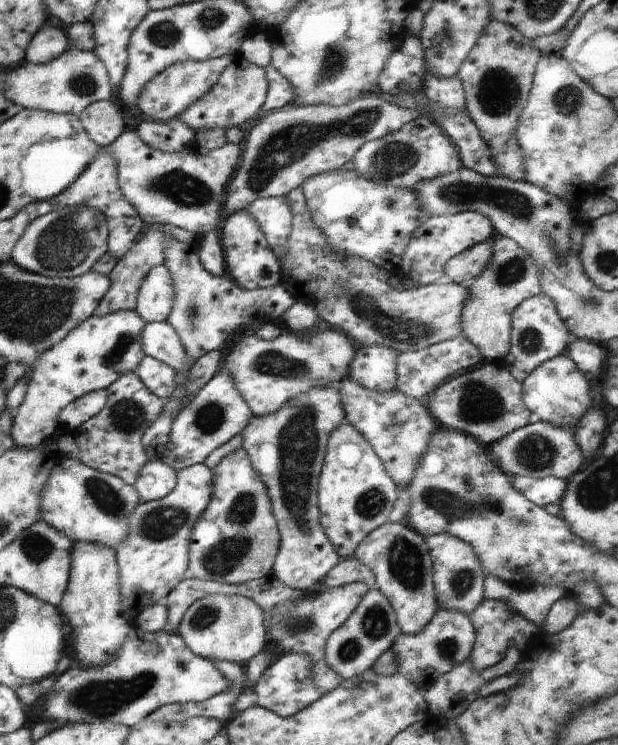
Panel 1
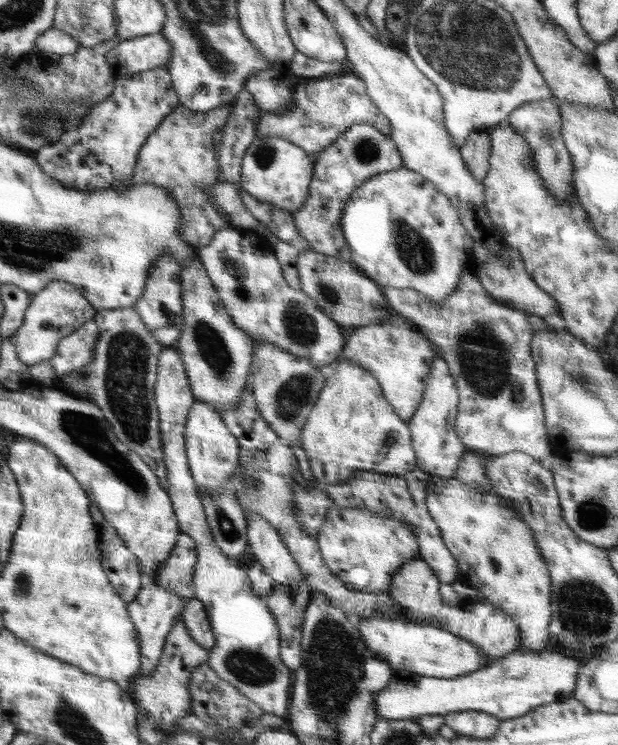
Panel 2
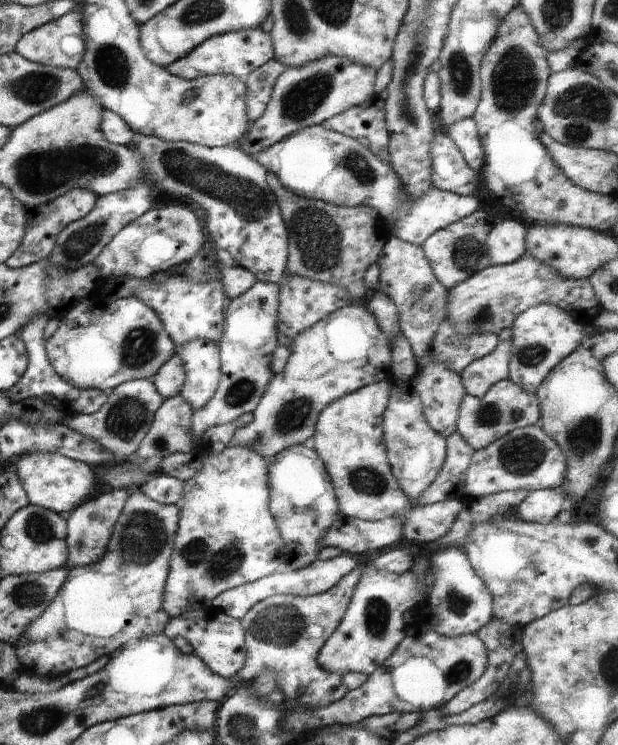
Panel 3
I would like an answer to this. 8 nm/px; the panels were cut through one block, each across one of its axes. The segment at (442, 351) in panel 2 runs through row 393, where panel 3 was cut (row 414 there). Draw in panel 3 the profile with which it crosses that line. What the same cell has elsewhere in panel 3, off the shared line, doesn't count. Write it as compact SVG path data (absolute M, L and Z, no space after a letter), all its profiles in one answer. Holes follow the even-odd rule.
M509 379L495 383L482 397L466 394L462 400L457 430L464 441L474 450L481 449L509 434L512 430L540 423L540 410L534 393L522 390Z

